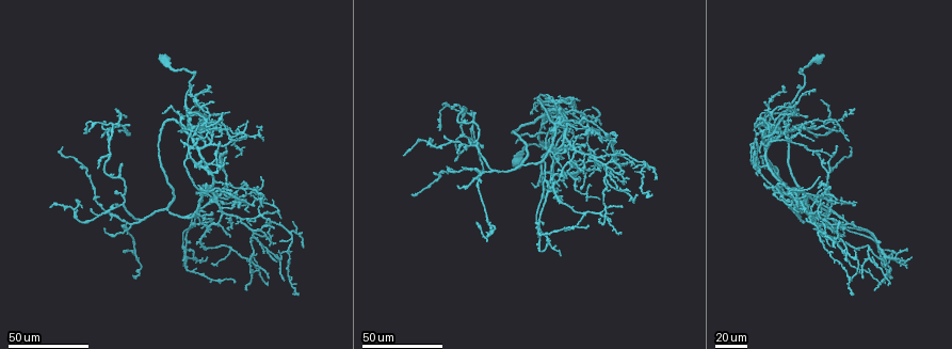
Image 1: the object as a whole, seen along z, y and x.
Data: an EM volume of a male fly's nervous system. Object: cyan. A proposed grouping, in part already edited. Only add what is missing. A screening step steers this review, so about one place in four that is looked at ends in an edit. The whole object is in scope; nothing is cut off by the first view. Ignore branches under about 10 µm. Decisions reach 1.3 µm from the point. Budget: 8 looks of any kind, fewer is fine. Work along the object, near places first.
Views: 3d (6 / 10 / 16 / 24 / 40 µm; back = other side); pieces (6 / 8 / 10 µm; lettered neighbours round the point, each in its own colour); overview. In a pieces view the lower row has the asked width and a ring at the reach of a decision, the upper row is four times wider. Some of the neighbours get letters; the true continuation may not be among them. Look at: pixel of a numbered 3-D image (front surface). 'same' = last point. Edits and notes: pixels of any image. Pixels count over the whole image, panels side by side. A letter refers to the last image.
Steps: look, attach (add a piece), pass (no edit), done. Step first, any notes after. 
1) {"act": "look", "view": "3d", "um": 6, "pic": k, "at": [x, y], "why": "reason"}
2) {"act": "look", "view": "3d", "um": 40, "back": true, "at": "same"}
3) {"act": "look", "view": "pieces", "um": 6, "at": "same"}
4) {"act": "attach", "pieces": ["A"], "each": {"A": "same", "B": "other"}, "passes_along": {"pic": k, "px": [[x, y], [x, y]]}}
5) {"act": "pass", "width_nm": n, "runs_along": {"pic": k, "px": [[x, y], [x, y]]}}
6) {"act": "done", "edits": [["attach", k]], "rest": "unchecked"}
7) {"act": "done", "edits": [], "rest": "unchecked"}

{"act": "look", "view": "3d", "um": 24, "pic": 1, "at": [119, 132], "why": "long arm stops here"}

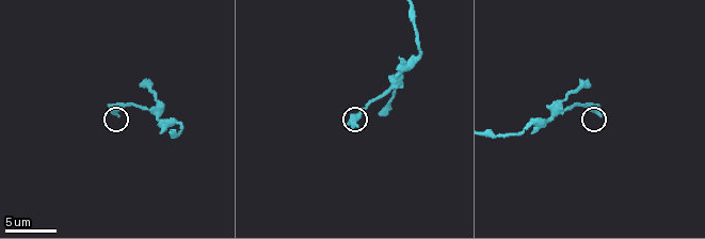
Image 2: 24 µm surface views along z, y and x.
{"act": "look", "view": "pieces", "um": 8, "pic": 2, "at": [119, 115]}

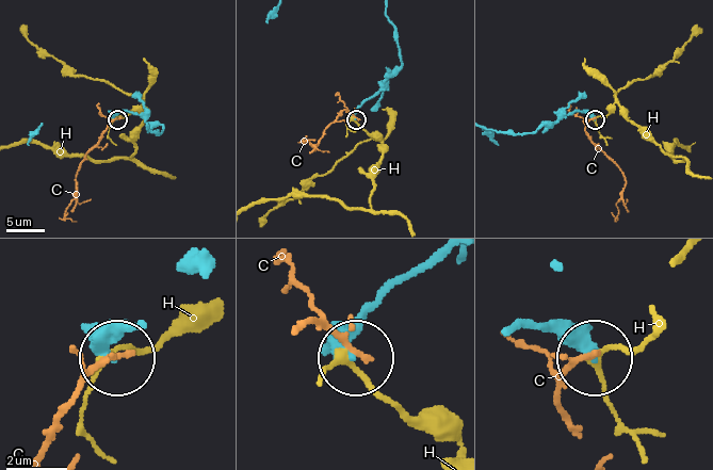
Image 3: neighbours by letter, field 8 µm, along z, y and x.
{"act": "pass", "each": {"C": "other", "H": "other"}, "runs_along": {"pic": 3, "px": [[492, 130], [530, 133], [576, 112], [593, 118]]}, "found": "no lettered piece goes on from it"}

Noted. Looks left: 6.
{"act": "look", "view": "3d", "um": 40, "pic": 1, "at": [853, 114], "why": "an open end"}

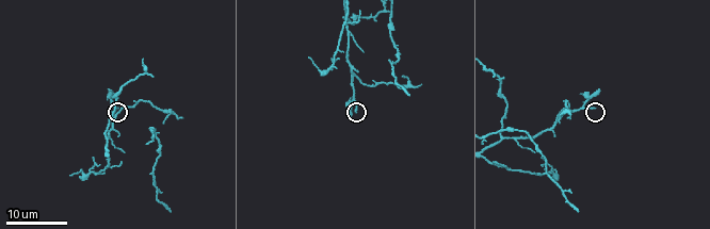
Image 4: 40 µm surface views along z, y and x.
{"act": "look", "view": "pieces", "um": 8, "pic": 4, "at": [355, 112]}

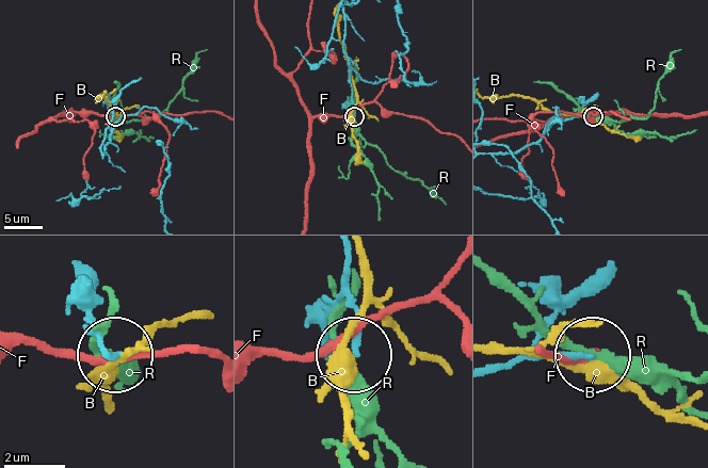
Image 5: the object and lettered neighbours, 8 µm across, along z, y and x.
{"act": "pass", "width_nm": 190, "each": {"B": "other", "F": "other", "R": "other"}, "runs_along": {"pic": 5, "px": [[493, 366], [590, 358]]}, "found": "none of them fits"}

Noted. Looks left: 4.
{"act": "look", "view": "3d", "um": 40, "pic": 1, "at": [168, 212], "why": "free end"}

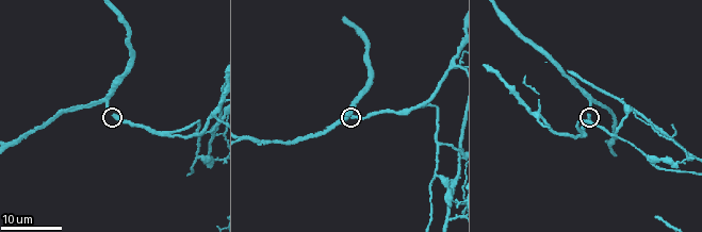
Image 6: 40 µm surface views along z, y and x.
{"act": "look", "view": "3d", "um": 10, "pic": 6, "at": [112, 114]}

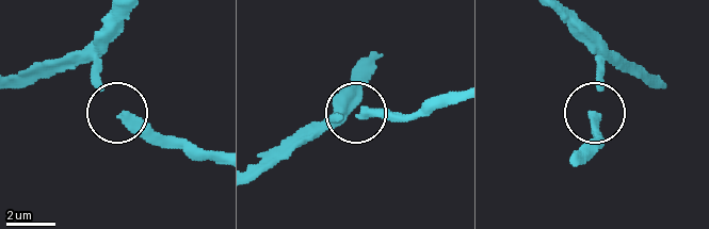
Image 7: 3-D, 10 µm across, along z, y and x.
{"act": "look", "view": "pieces", "um": 6, "pic": 7, "at": [126, 113], "why": "what lies round it"}

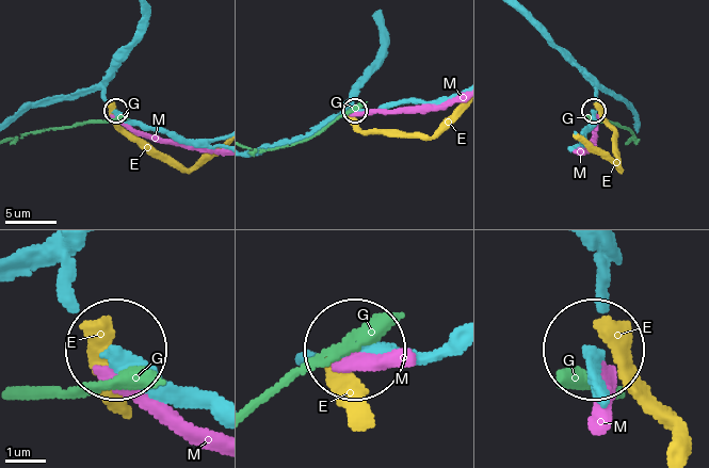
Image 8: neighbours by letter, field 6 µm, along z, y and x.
{"act": "pass", "width_nm": 360, "each": {"E": "other", "G": "other", "M": "other"}, "found": "none of them fits"}

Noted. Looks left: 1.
{"act": "done", "edits": [], "rest": "unchecked"}

